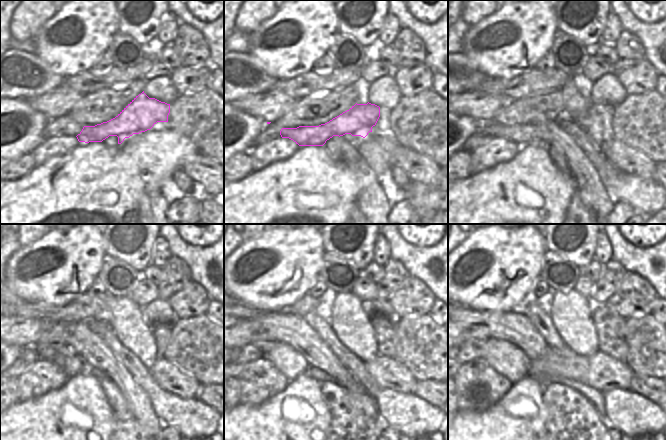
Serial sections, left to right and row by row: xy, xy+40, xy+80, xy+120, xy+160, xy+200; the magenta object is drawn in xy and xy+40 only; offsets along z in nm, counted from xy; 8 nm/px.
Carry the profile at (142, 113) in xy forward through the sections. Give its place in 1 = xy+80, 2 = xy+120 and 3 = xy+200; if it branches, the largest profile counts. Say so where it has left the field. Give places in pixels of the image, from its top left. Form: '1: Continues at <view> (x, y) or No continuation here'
1: Continues at xy+80 (527, 134)
2: Continues at xy+120 (40, 351)
3: Continues at xy+200 (469, 350)

